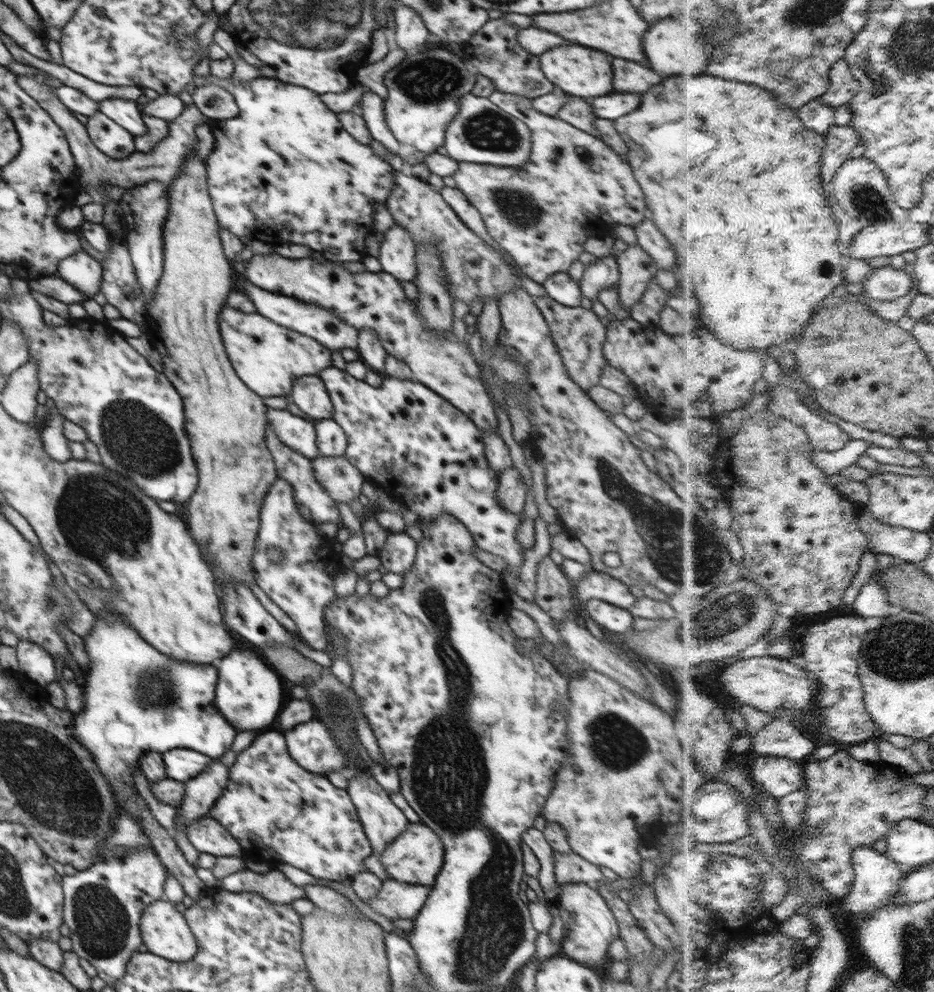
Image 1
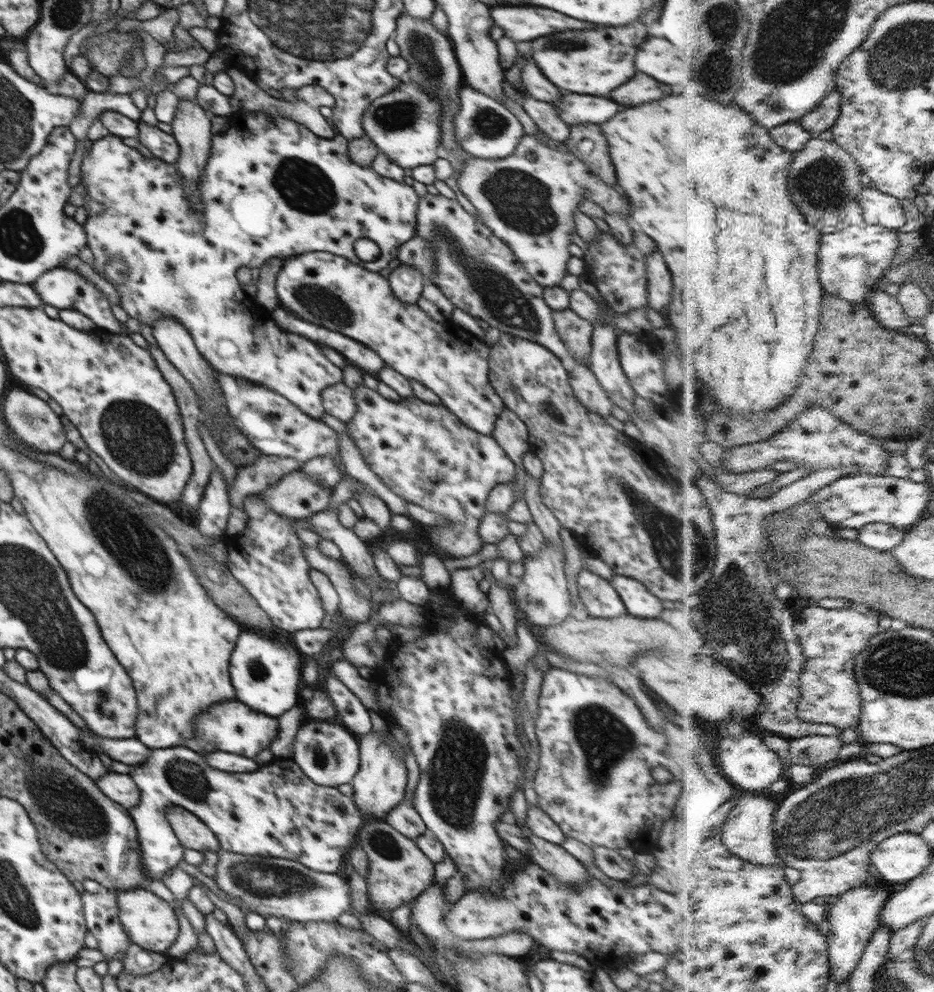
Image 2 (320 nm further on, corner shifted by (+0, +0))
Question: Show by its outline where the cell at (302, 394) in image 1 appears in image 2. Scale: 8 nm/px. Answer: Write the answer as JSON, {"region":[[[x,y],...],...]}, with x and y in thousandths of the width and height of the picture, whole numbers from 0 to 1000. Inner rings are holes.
{"region":[[[367,385],[350,389],[345,396],[345,409],[349,417],[354,417],[358,421],[373,425],[382,416],[381,407],[379,407],[378,393]]]}

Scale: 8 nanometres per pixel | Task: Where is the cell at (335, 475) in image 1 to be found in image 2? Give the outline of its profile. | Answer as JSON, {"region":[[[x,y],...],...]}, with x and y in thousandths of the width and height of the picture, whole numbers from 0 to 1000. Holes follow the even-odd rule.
{"region":[[[320,471],[281,496],[270,499],[282,502],[284,509],[298,518],[310,523],[328,523],[349,514],[355,497],[355,492],[339,488]]]}

